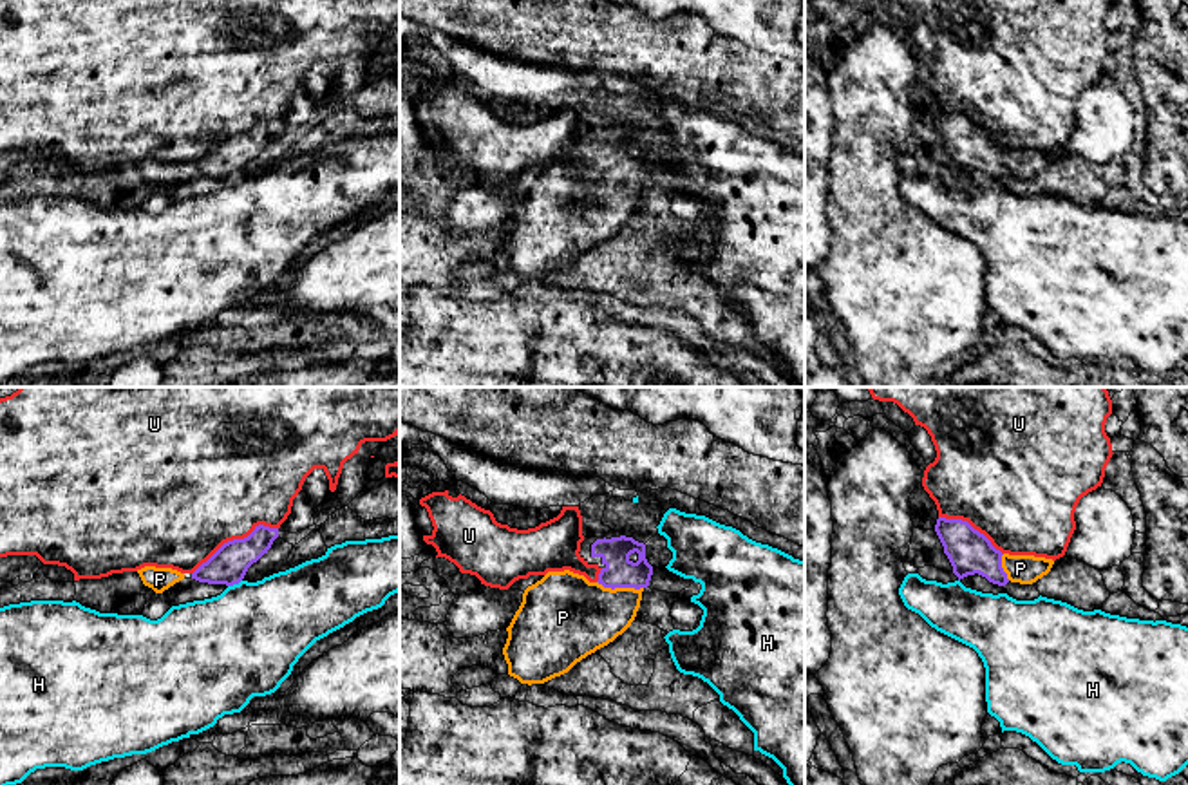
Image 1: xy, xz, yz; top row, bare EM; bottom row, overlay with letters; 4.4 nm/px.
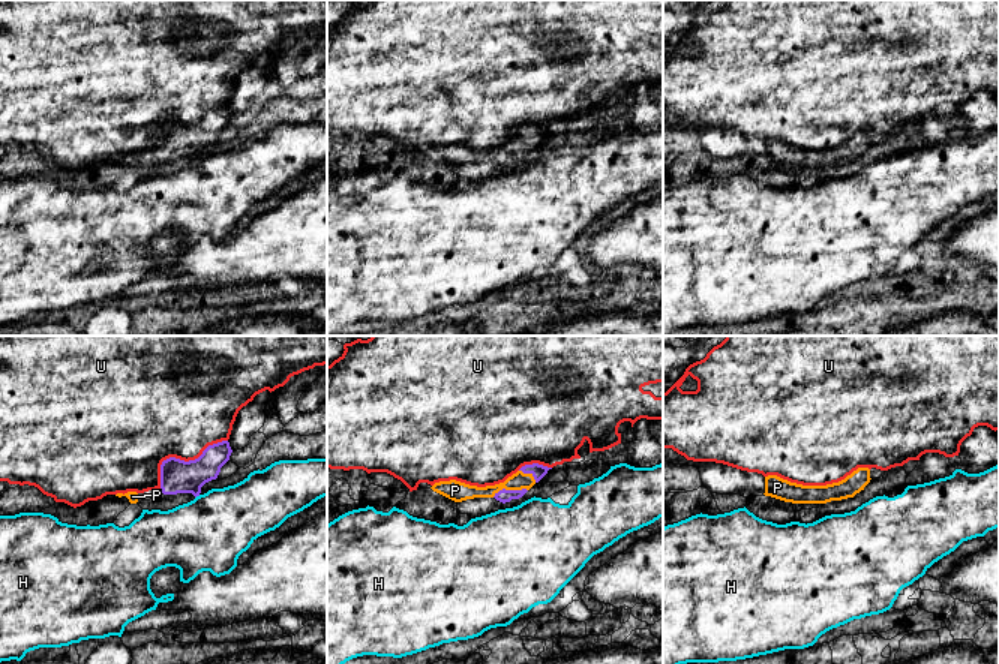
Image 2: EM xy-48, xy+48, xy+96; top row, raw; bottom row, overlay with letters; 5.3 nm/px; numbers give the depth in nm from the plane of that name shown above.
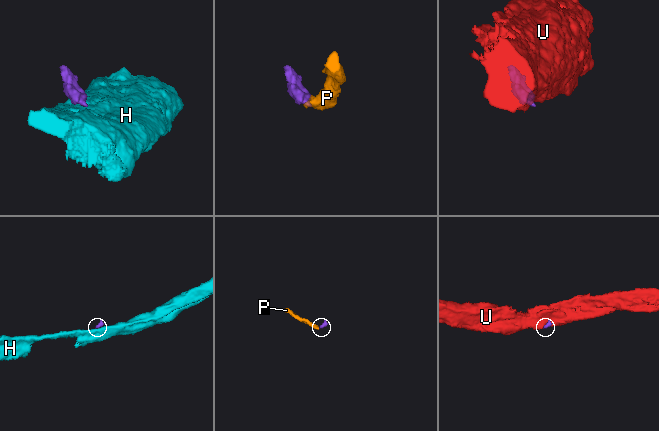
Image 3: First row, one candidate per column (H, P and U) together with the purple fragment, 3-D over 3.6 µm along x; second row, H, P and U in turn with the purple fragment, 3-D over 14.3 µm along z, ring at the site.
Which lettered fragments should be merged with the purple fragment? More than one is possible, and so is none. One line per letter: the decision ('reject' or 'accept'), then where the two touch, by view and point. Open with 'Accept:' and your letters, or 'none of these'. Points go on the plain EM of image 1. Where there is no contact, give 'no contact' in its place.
Accept: P
H: reject | xy (234, 178)
P: accept | xz (621, 181)
U: reject | xy (234, 134)

